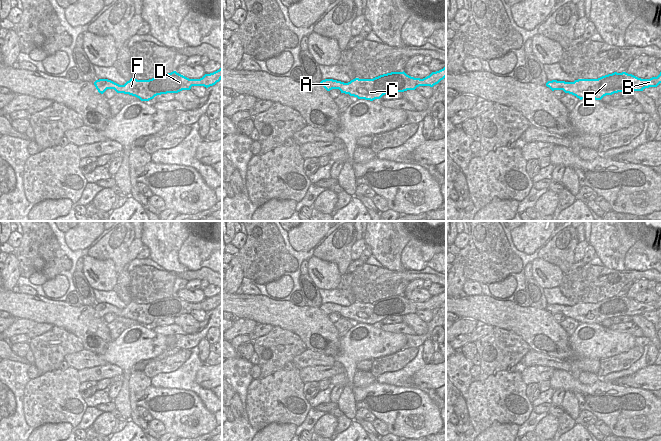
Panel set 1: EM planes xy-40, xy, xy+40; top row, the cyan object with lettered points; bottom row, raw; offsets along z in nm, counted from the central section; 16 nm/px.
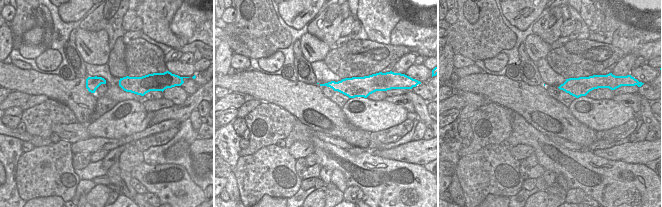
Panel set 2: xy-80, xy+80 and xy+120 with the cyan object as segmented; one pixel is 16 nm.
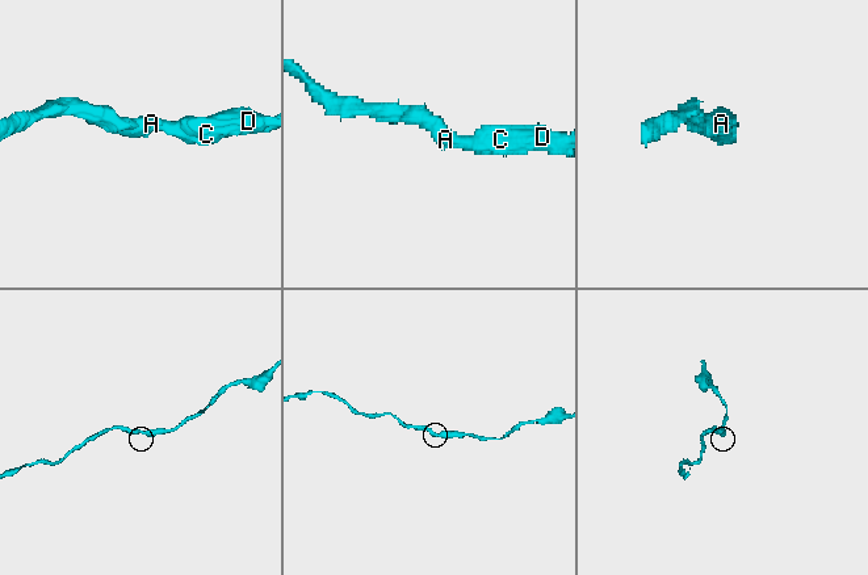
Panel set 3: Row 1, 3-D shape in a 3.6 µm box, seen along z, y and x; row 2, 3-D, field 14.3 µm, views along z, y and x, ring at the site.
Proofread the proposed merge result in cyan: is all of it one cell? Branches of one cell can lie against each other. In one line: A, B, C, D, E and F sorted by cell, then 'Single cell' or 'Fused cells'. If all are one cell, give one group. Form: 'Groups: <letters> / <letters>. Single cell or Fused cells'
Groups: A B C D E F. Single cell

